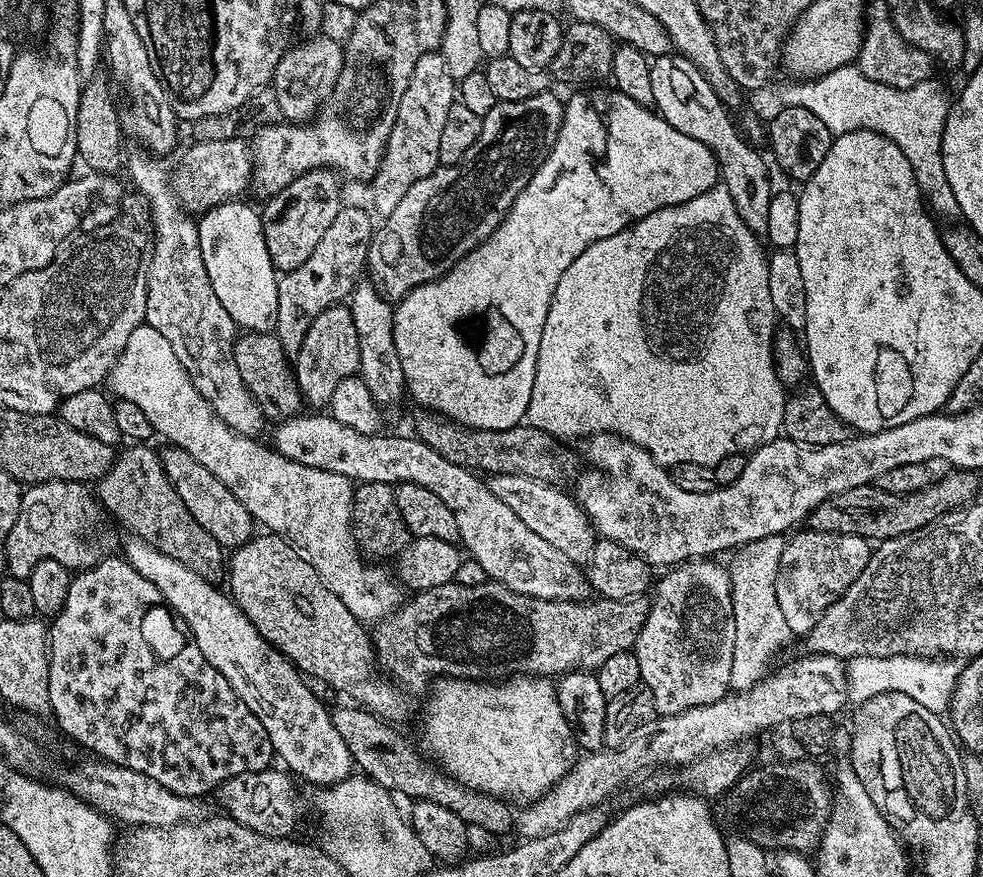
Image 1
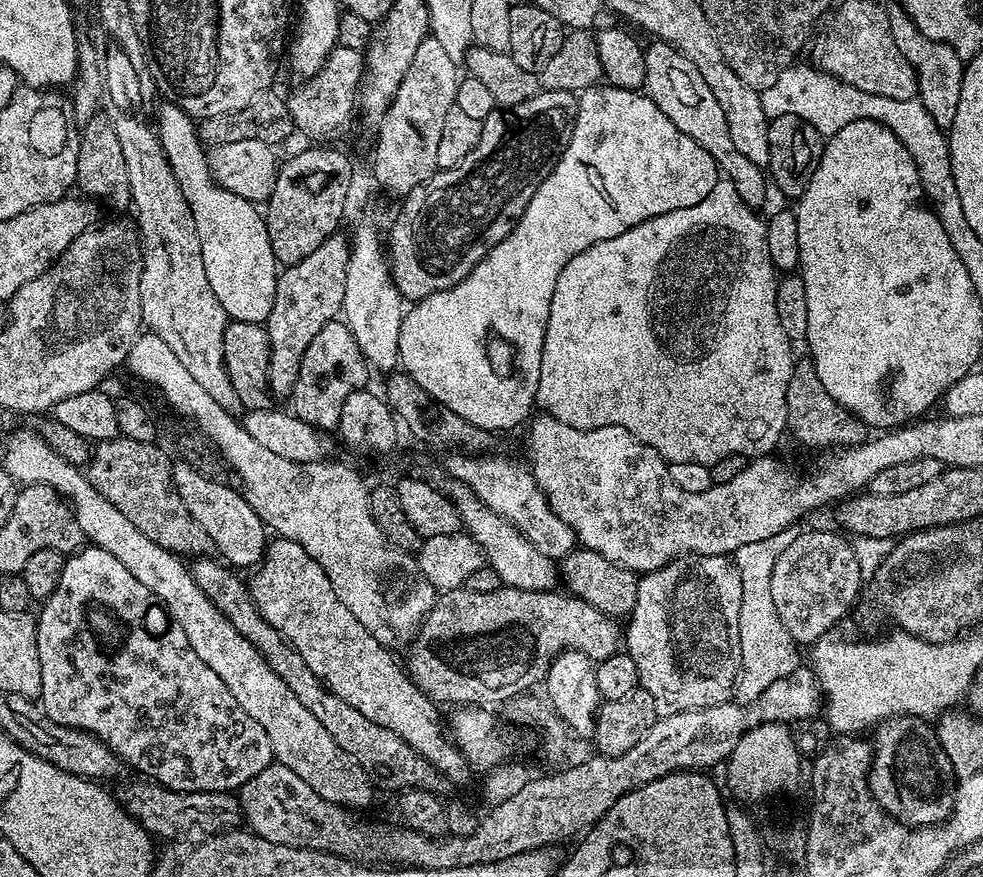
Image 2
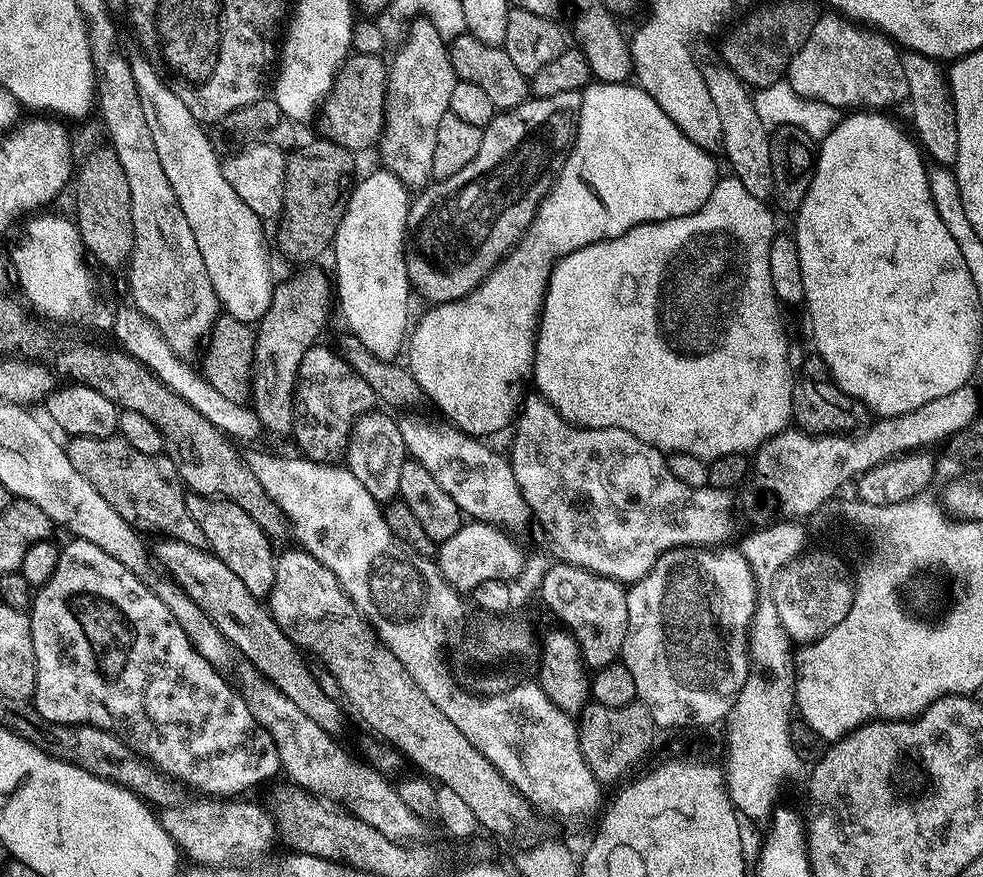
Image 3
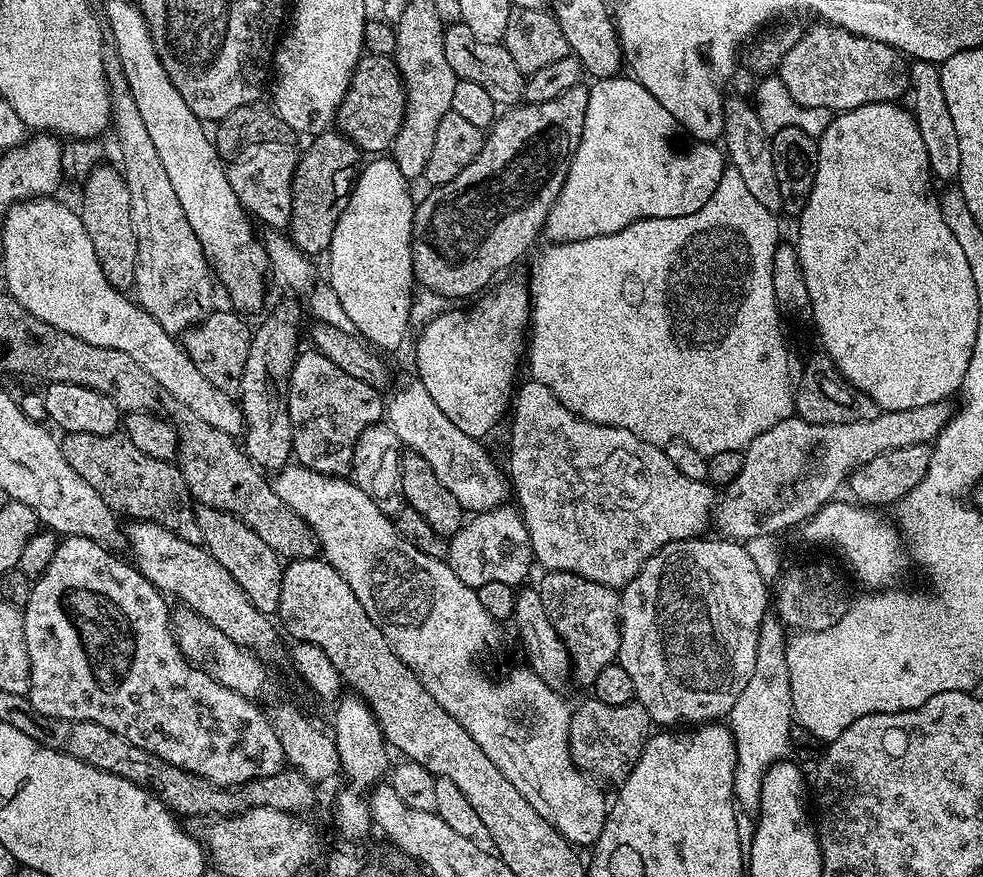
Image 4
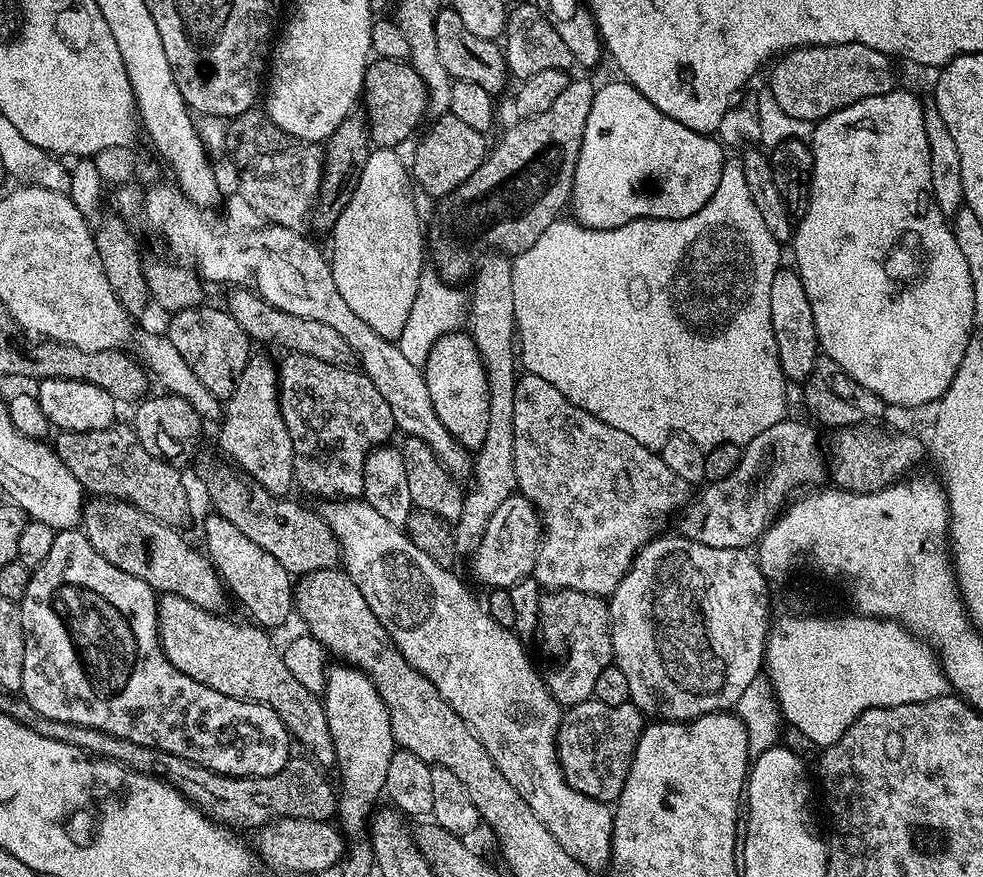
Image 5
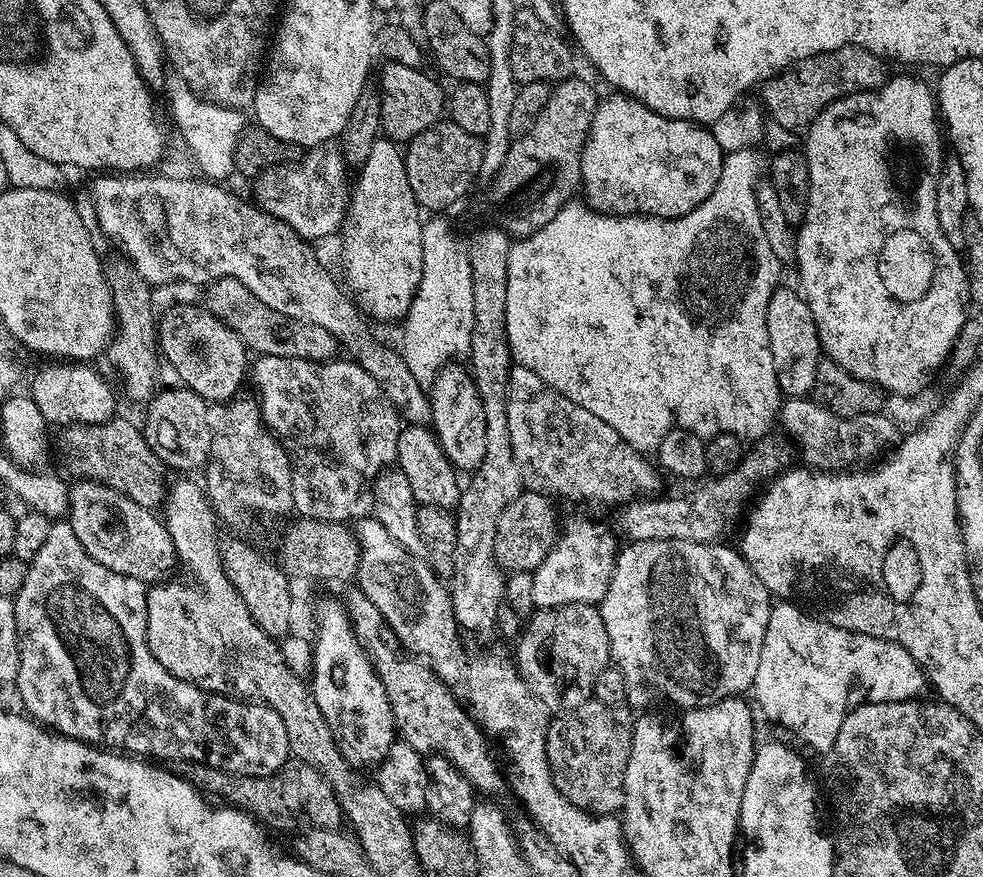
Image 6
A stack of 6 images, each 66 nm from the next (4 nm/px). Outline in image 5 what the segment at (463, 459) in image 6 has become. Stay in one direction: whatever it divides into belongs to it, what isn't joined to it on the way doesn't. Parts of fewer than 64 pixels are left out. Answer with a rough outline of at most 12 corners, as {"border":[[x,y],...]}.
{"border":[[471,335],[437,340],[422,371],[442,426],[486,442],[486,370]]}

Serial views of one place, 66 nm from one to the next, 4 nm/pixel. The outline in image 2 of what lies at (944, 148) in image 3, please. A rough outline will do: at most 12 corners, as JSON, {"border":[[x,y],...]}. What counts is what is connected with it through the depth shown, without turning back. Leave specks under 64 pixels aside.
{"border":[[888,8],[894,46],[914,66],[918,98],[938,127],[958,114],[965,62]]}

